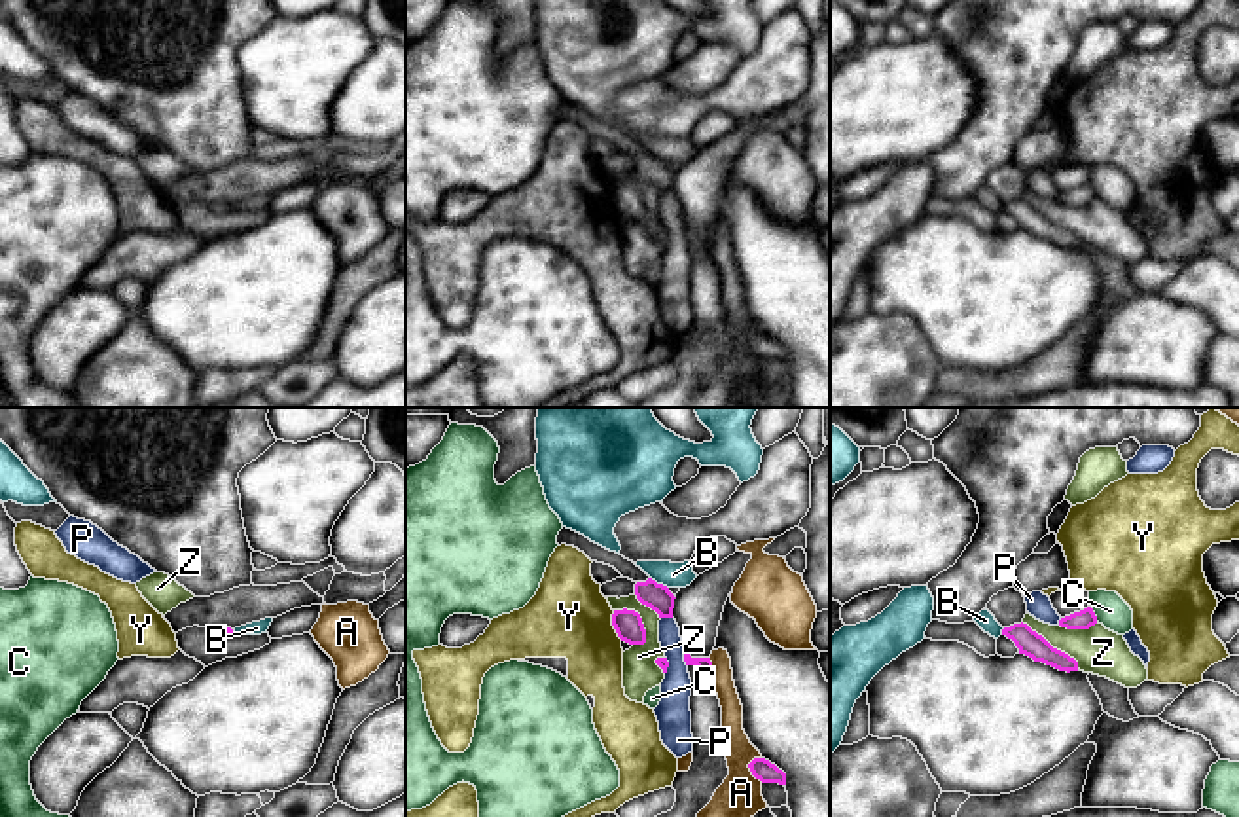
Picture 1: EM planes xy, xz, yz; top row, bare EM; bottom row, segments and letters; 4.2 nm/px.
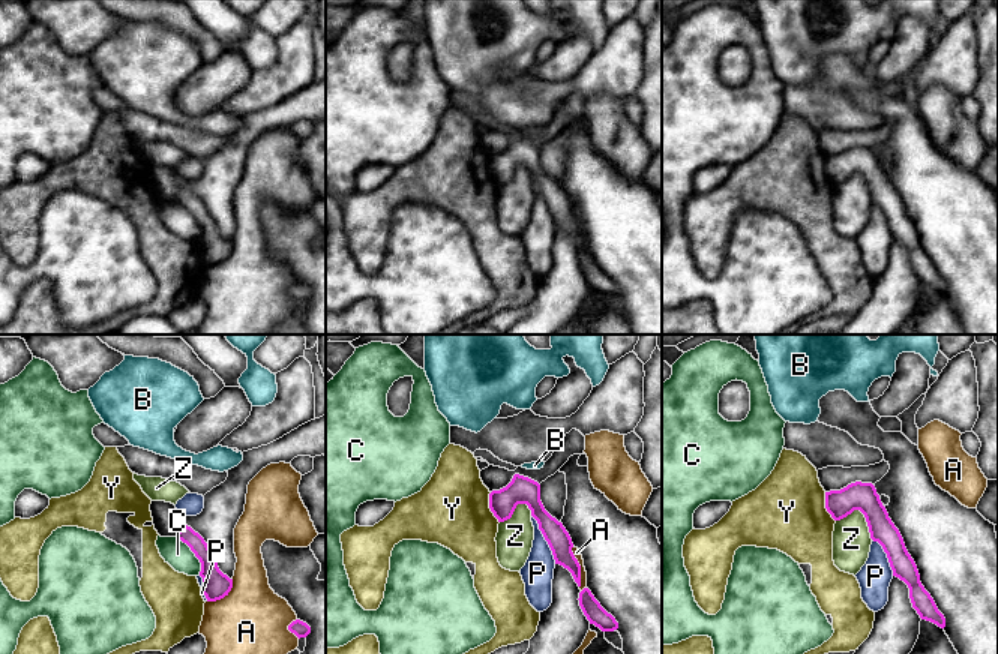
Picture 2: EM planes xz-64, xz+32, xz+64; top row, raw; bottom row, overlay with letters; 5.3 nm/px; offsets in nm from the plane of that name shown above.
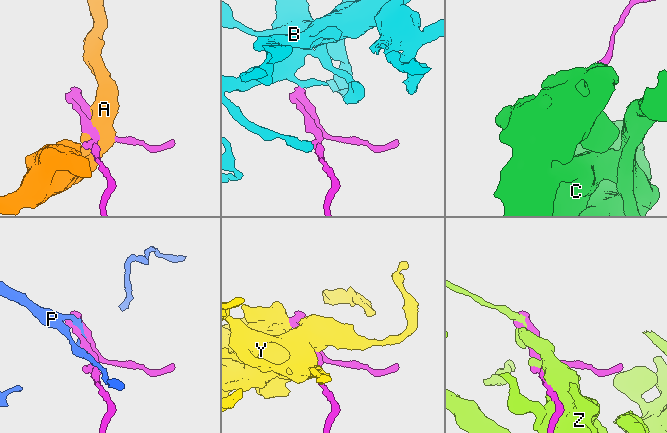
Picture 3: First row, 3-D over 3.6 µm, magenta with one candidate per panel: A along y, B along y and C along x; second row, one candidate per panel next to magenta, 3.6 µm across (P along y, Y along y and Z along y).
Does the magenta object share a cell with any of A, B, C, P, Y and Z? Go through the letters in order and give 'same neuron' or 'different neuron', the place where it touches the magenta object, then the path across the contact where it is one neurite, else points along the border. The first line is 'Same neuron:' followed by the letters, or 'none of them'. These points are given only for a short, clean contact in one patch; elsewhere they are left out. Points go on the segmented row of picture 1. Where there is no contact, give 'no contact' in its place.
Same neuron: none of them
A: different neuron; meets magenta in xz at (751, 770)
B: different neuron; meets magenta in xz at (660, 584); border along xz (650, 577), (667, 588)
C: different neuron; meets magenta in yz at (1094, 613); border along yz (1090, 605), (1097, 620)
P: different neuron; meets magenta in xz at (684, 656)
Y: different neuron; meets magenta in xz at (612, 624)
Z: different neuron; meets magenta in xz at (641, 618)

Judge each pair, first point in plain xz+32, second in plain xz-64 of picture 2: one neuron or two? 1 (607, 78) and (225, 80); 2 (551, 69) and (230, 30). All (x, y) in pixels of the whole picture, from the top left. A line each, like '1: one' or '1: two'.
1: two
2: two

